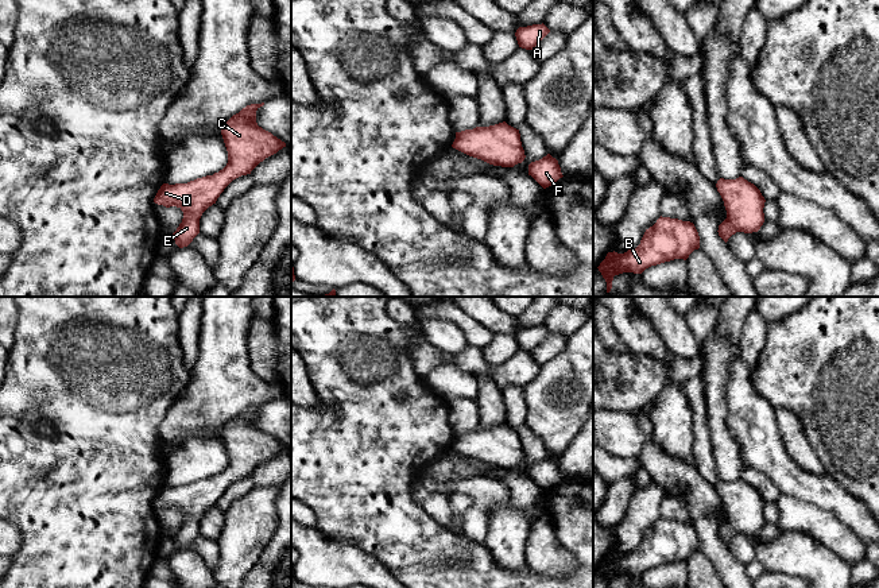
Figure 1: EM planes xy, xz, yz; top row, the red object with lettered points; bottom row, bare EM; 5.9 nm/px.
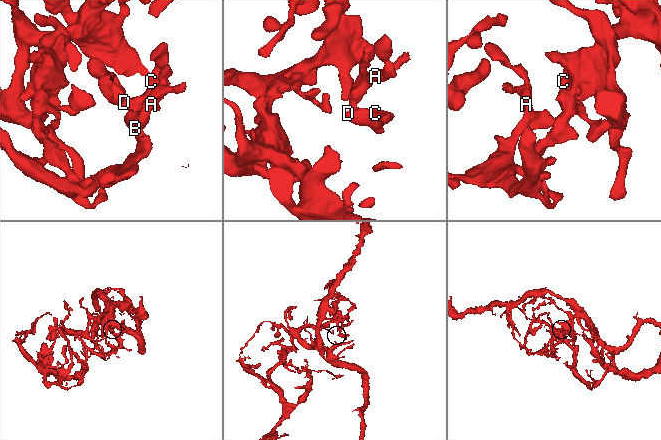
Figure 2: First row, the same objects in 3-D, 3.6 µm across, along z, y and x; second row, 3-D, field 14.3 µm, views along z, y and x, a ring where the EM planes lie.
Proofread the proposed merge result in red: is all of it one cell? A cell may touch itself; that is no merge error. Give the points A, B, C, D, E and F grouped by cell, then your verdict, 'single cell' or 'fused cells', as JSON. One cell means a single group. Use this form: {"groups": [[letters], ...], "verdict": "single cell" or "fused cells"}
{"groups": [["A", "B", "C", "D", "E", "F"]], "verdict": "single cell"}

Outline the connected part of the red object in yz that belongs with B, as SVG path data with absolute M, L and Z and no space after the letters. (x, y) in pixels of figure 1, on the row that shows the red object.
M661 216L653 227L646 229L636 248L624 254L608 252L597 268L609 293L615 275L642 274L651 266L674 259L686 260L698 248L700 236L693 223Z

